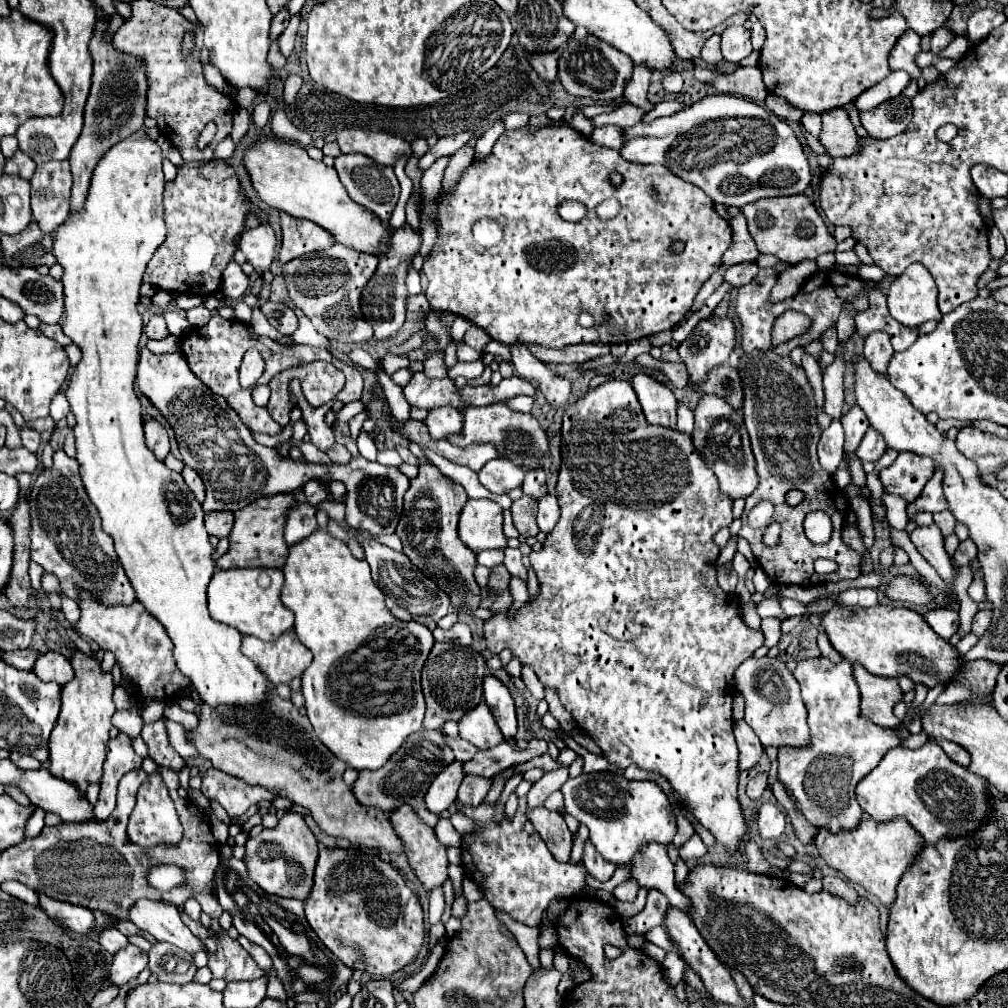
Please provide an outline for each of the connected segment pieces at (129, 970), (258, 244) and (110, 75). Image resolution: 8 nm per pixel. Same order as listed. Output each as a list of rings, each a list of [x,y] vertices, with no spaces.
[[[129,943],[121,951],[117,951],[115,957],[113,957],[111,975],[109,975],[111,983],[121,987],[121,985],[125,985],[129,981],[135,981],[137,975],[147,967],[147,961],[149,961],[147,953]]]
[[[269,225],[255,227],[241,235],[239,249],[245,253],[247,261],[261,271],[269,271],[275,253],[275,233]]]
[[[99,11],[99,21],[95,35],[89,43],[89,51],[93,57],[93,85],[91,93],[85,105],[85,125],[81,131],[81,137],[77,139],[73,151],[71,151],[71,171],[73,171],[73,189],[71,189],[71,209],[83,209],[83,201],[89,189],[93,165],[105,155],[111,145],[117,141],[129,137],[133,131],[139,131],[143,127],[145,119],[145,103],[147,103],[147,75],[143,73],[143,63],[137,57],[119,53],[113,49],[111,43],[103,41],[103,33],[109,29],[107,23],[103,23],[103,13]]]

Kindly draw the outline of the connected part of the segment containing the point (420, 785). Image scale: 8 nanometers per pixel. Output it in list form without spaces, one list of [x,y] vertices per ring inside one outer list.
[[[421,729],[407,737],[397,753],[389,757],[389,761],[375,771],[359,771],[357,781],[353,783],[353,795],[361,805],[383,809],[385,813],[393,813],[401,805],[411,805],[415,813],[423,819],[425,825],[435,827],[439,821],[439,815],[429,813],[425,807],[425,793],[431,785],[431,781],[455,759],[451,749],[445,745],[445,739],[439,731],[427,731]]]

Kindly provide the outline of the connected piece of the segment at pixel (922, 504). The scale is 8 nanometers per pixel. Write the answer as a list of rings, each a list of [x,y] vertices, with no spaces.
[[[939,467],[939,471],[935,471],[931,481],[925,485],[921,497],[915,499],[907,507],[907,513],[909,513],[909,519],[913,521],[913,515],[917,511],[935,513],[935,511],[945,511],[945,509],[947,509],[947,501],[945,501],[945,495],[943,495],[943,469]]]

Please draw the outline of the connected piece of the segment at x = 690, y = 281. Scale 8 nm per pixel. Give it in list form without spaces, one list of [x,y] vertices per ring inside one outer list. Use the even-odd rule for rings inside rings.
[[[549,125],[549,127],[541,127],[531,131],[529,127],[521,127],[515,131],[505,131],[497,143],[493,145],[491,153],[483,159],[483,161],[473,161],[469,165],[469,169],[459,177],[457,185],[453,187],[453,191],[449,193],[439,193],[437,197],[437,243],[431,247],[431,251],[427,253],[427,259],[423,263],[423,273],[427,277],[427,299],[431,303],[431,309],[437,311],[449,311],[455,315],[461,315],[469,321],[473,321],[477,327],[485,329],[495,341],[501,341],[505,345],[515,345],[515,343],[539,343],[551,349],[561,349],[563,345],[573,345],[573,343],[631,343],[637,341],[641,337],[649,337],[655,333],[661,333],[665,329],[671,329],[673,325],[681,323],[685,319],[685,315],[689,313],[693,299],[697,295],[697,291],[703,287],[703,283],[721,267],[721,257],[723,253],[729,249],[731,245],[731,227],[729,223],[717,215],[713,201],[695,185],[679,179],[673,171],[669,171],[665,165],[639,165],[639,163],[627,163],[623,161],[621,153],[609,147],[599,147],[595,143],[591,143],[585,135],[581,135],[579,131],[571,129],[569,125]],[[611,171],[619,171],[625,179],[621,183],[619,189],[613,189],[609,183],[609,173]],[[615,197],[621,203],[621,211],[617,217],[609,219],[609,221],[601,221],[595,215],[595,207],[603,201]],[[565,199],[577,199],[587,207],[587,215],[577,221],[563,221],[557,213],[557,207],[561,201]],[[479,219],[493,219],[503,227],[503,239],[499,245],[493,247],[481,247],[473,241],[473,233],[471,227],[475,221]],[[675,241],[685,241],[685,251],[675,255],[671,253],[671,245]],[[581,311],[589,311],[595,319],[595,325],[589,329],[583,329],[577,321]]]

